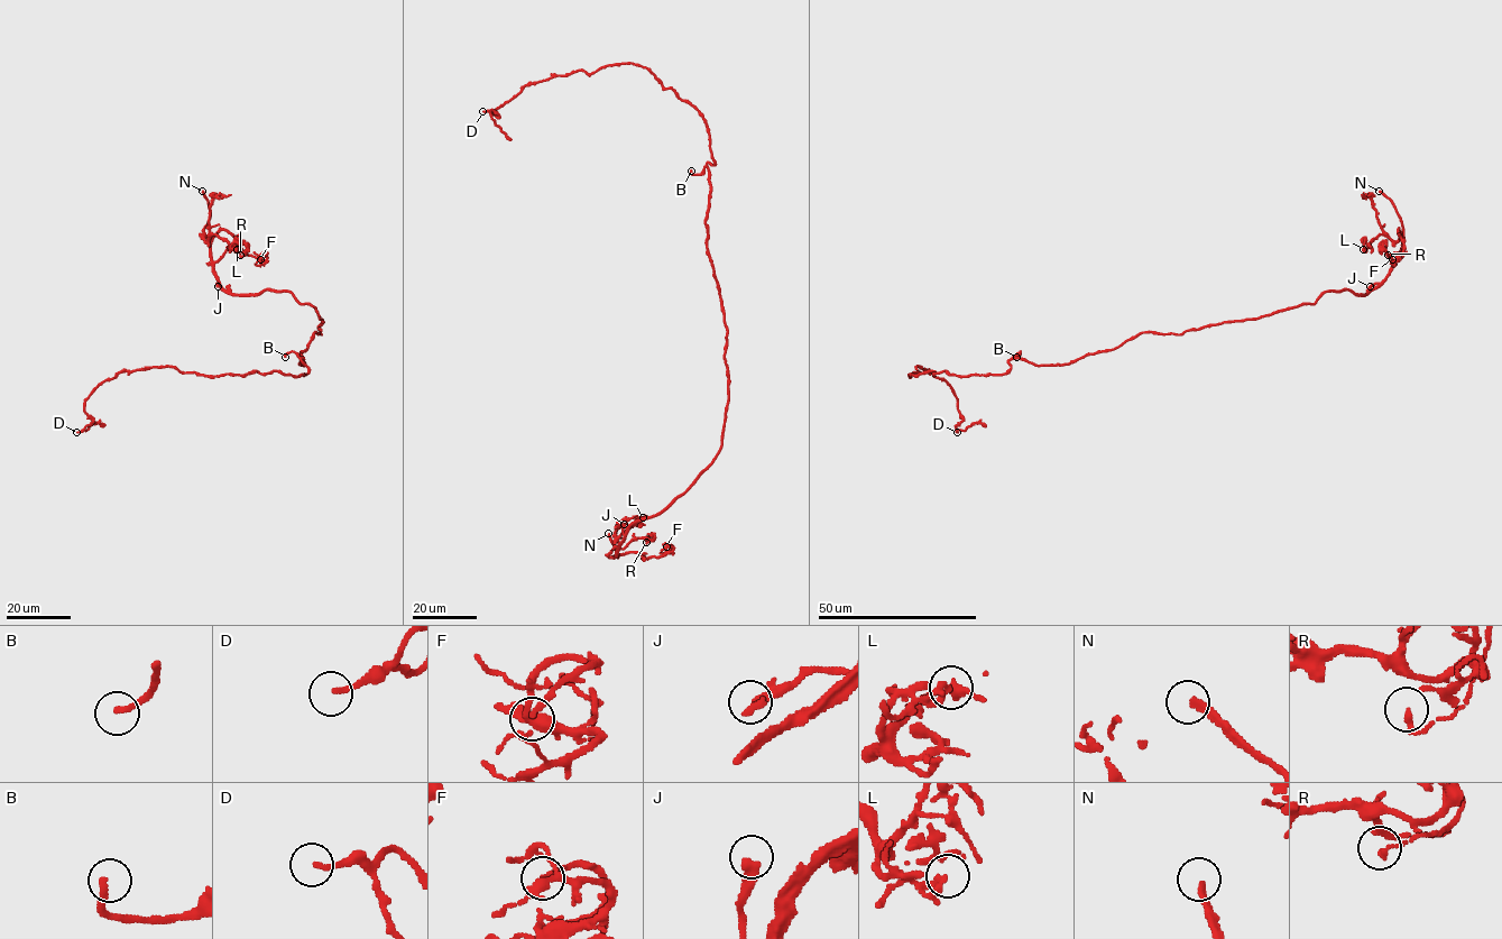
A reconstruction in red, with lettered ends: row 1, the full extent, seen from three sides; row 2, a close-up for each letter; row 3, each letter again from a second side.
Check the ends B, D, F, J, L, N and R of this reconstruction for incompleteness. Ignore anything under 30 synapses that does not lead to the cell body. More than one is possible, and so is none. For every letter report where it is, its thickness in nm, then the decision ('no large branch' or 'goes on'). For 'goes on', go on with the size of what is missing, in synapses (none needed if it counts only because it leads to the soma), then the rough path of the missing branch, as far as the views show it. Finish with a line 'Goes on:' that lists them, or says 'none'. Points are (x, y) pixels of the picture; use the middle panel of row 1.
B: (691, 171) | 200 nm | goes on | 160 syn | (691, 171), (652, 153), (666, 157), (657, 210), (627, 206), (614, 224)
D: (482, 111) | 160 nm | no large branch
F: (666, 546) | 190 nm | no large branch
J: (624, 524) | 360 nm | no large branch
L: (643, 517) | 280 nm | no large branch
N: (608, 533) | 220 nm | goes on | (608, 533), (595, 496), (590, 493)
R: (646, 542) | 190 nm | no large branch
Goes on: B, N

